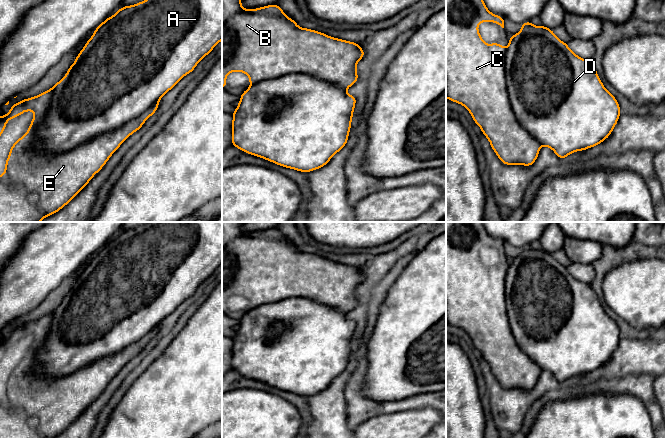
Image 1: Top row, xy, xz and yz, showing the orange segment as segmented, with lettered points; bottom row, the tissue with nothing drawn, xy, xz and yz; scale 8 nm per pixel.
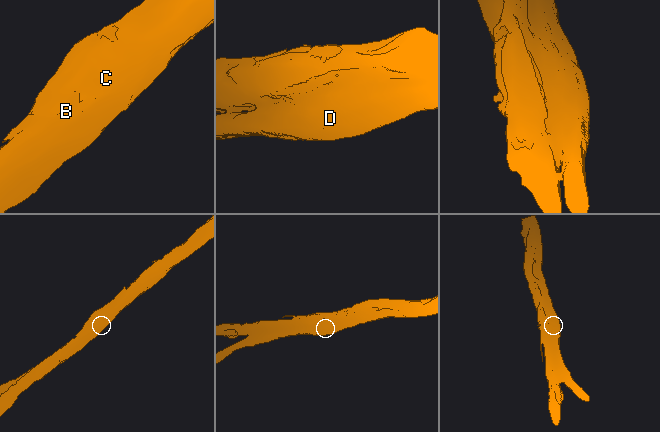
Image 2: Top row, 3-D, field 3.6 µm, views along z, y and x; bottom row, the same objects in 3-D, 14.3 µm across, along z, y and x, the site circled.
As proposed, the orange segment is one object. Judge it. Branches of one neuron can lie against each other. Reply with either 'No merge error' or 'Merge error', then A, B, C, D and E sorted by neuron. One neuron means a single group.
Merge error. Groups: A D / B C E

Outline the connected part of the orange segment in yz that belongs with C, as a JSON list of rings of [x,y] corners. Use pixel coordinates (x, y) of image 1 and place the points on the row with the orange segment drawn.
[[[446,0],[446,98],[452,102],[463,105],[471,114],[474,122],[481,128],[482,133],[489,140],[493,151],[496,153],[500,161],[505,165],[523,165],[531,166],[538,158],[541,145],[539,142],[525,130],[517,121],[516,116],[510,105],[508,97],[508,91],[506,87],[506,75],[505,75],[505,48],[500,43],[486,44],[479,31],[478,25],[481,22],[493,22],[504,28],[504,20],[502,16],[494,15],[486,7],[483,0]]]

